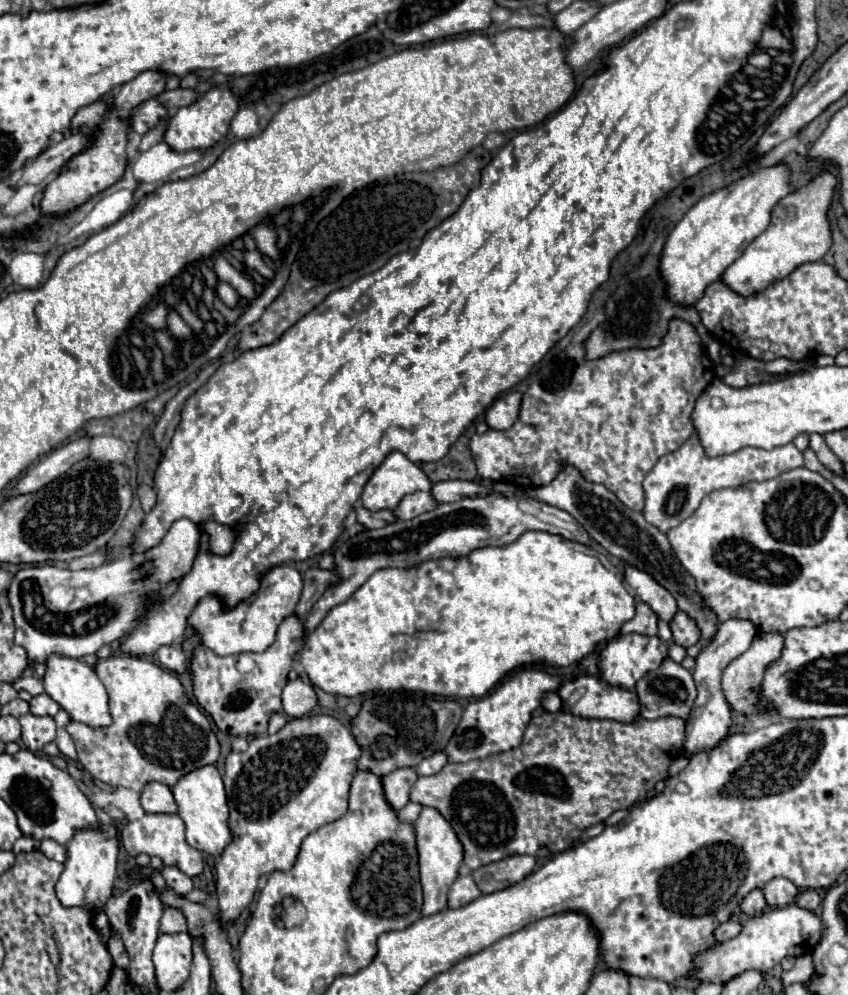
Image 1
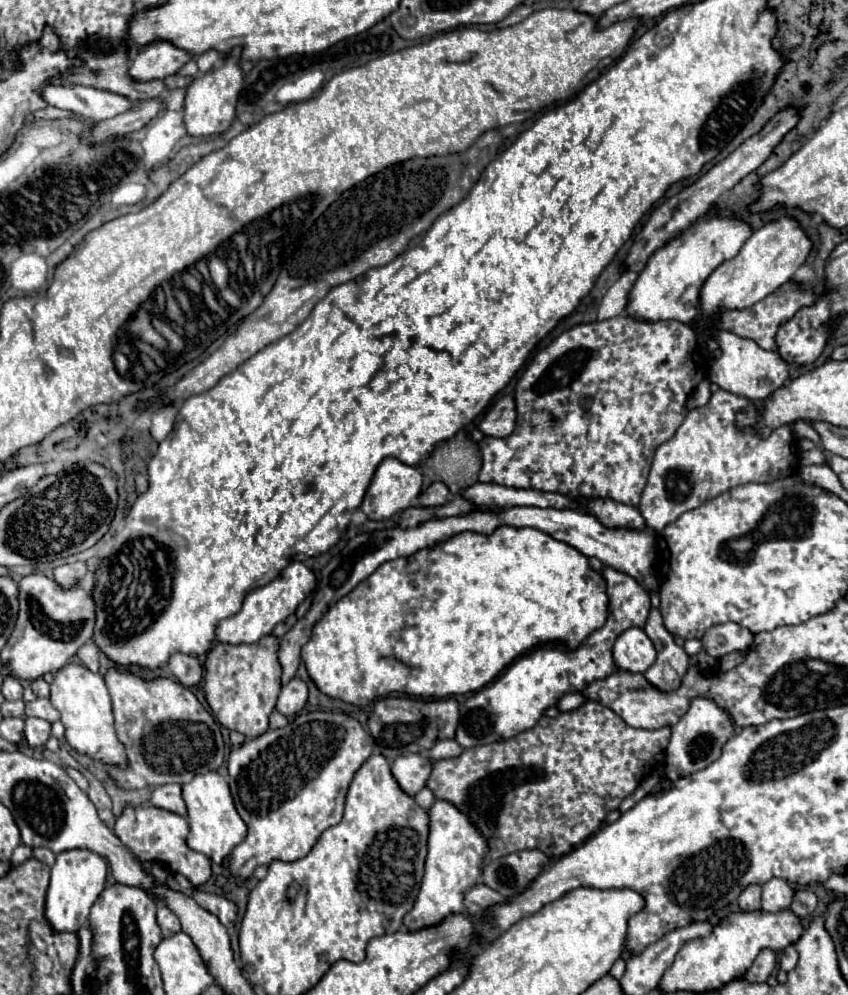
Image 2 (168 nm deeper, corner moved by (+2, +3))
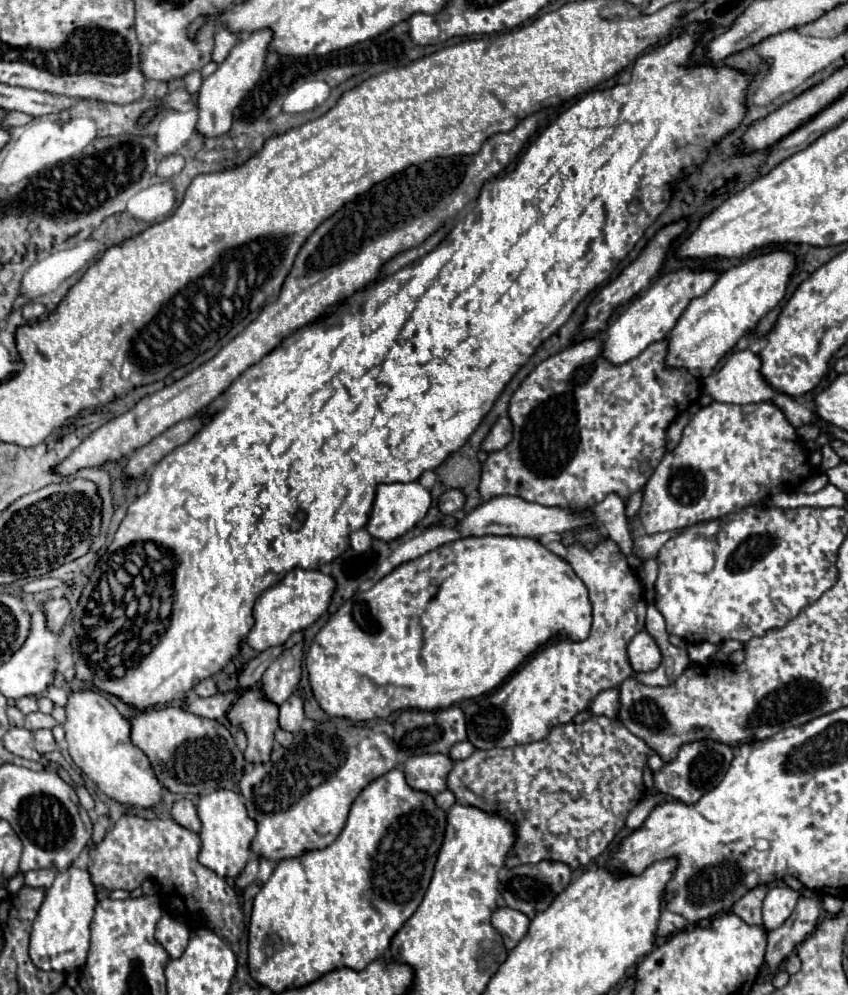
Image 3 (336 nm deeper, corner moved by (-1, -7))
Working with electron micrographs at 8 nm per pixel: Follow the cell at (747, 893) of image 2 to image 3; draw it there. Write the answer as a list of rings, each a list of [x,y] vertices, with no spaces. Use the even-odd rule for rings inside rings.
[[[756,887],[752,891],[748,891],[736,905],[734,905],[734,913],[746,921],[748,925],[762,925],[762,901],[764,901],[764,887]]]

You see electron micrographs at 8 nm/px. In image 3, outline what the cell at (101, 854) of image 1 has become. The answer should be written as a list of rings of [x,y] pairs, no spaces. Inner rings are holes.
[[[68,867],[66,871],[56,873],[52,887],[46,891],[46,899],[38,911],[38,917],[32,925],[30,935],[30,959],[36,967],[44,971],[64,971],[72,973],[84,965],[88,955],[88,939],[90,939],[90,921],[96,909],[96,889],[88,869],[84,867]]]

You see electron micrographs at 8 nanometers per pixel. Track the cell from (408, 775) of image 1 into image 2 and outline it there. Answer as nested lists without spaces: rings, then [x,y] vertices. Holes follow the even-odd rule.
[[[407,753],[397,757],[391,769],[401,789],[405,789],[409,795],[415,795],[425,787],[433,769],[433,761],[421,753]]]

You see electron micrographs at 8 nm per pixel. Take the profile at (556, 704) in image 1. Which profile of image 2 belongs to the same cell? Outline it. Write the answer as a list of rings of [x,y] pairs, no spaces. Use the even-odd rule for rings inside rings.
[[[569,693],[569,695],[561,697],[559,711],[573,711],[573,709],[581,707],[585,701],[587,701],[587,697],[583,693]]]

